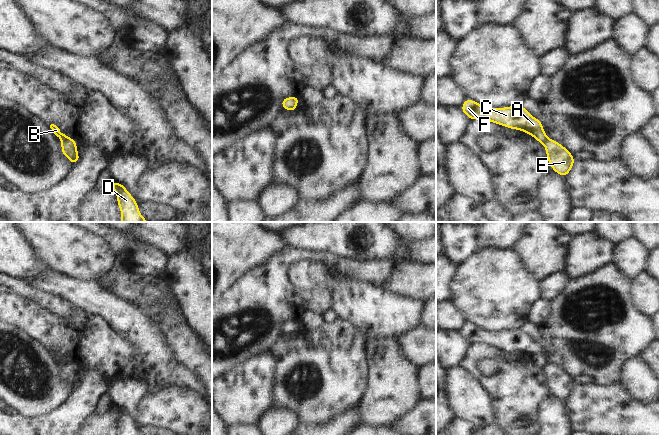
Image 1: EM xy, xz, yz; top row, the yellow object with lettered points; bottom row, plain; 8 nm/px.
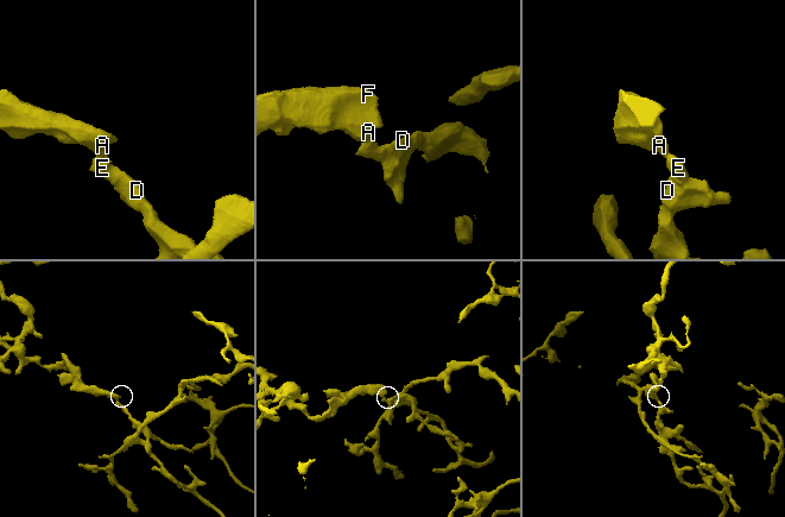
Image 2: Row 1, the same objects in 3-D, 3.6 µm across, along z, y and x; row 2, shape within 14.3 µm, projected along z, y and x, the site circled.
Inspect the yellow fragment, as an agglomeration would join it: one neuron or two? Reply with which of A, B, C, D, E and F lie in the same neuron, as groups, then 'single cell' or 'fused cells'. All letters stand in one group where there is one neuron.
groups A B C F / D E; fused cells

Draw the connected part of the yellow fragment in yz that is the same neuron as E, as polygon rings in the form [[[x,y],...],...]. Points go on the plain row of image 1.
[[[547,362],[544,370],[550,391],[555,397],[565,402],[572,394],[576,383],[568,373],[556,364]]]

